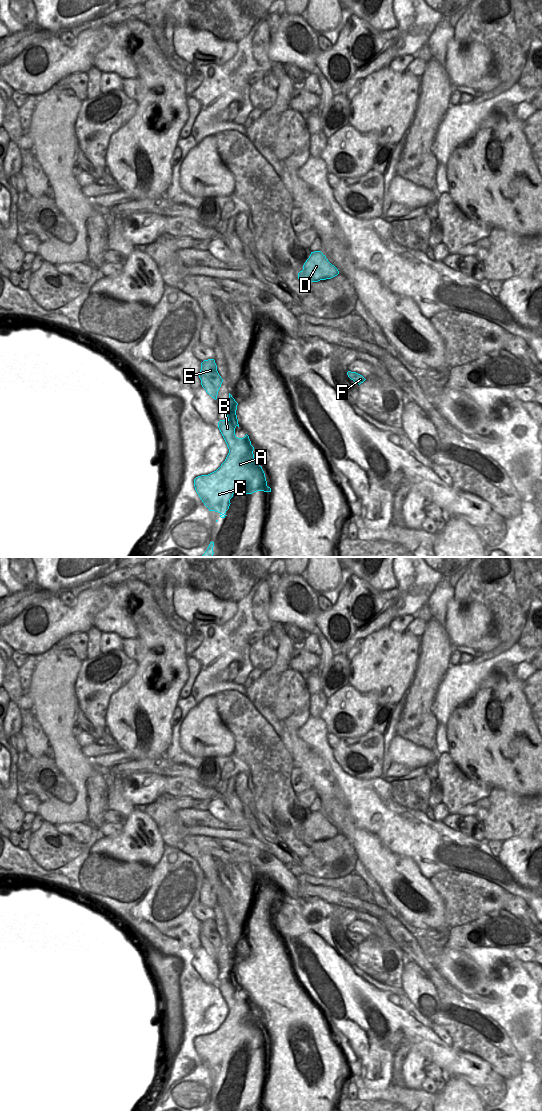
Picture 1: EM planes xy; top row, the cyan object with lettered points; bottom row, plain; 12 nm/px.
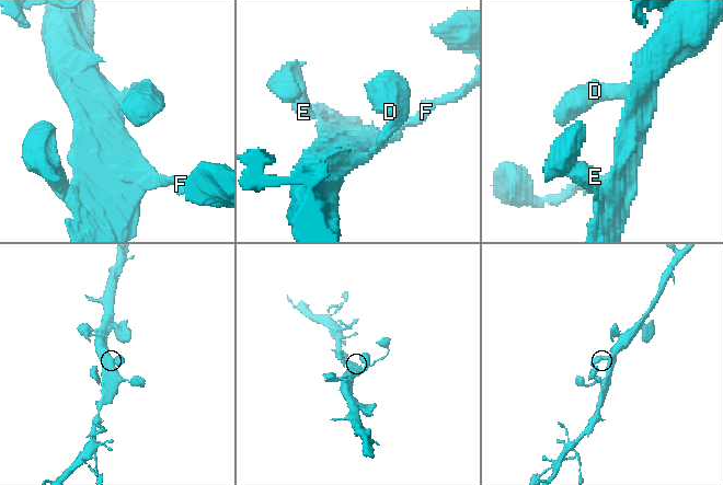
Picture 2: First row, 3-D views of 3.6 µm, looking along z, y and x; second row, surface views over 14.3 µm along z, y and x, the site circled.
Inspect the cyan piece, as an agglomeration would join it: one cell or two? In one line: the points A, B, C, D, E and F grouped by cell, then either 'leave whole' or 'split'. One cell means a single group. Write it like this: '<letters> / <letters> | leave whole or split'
A B C D E F | leave whole

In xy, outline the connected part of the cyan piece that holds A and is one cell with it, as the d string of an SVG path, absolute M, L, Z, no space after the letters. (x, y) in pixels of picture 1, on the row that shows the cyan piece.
M229 393L229 402L227 404L226 415L228 420L220 420L218 428L227 444L229 453L225 461L214 472L208 475L201 475L194 479L194 487L204 505L209 511L220 513L221 518L225 518L226 511L230 506L230 499L234 494L252 494L257 491L271 492L267 486L265 473L259 463L254 459L254 447L251 445L249 436L246 434L243 438L235 435L235 428L238 426L236 415L238 403Z

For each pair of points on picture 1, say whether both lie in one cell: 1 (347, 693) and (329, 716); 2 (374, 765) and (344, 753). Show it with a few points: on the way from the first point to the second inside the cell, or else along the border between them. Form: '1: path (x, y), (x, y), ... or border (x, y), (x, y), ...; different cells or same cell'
1: path (346, 699), (335, 710); same cell
2: path (367, 764), (360, 757), (351, 753); same cell

